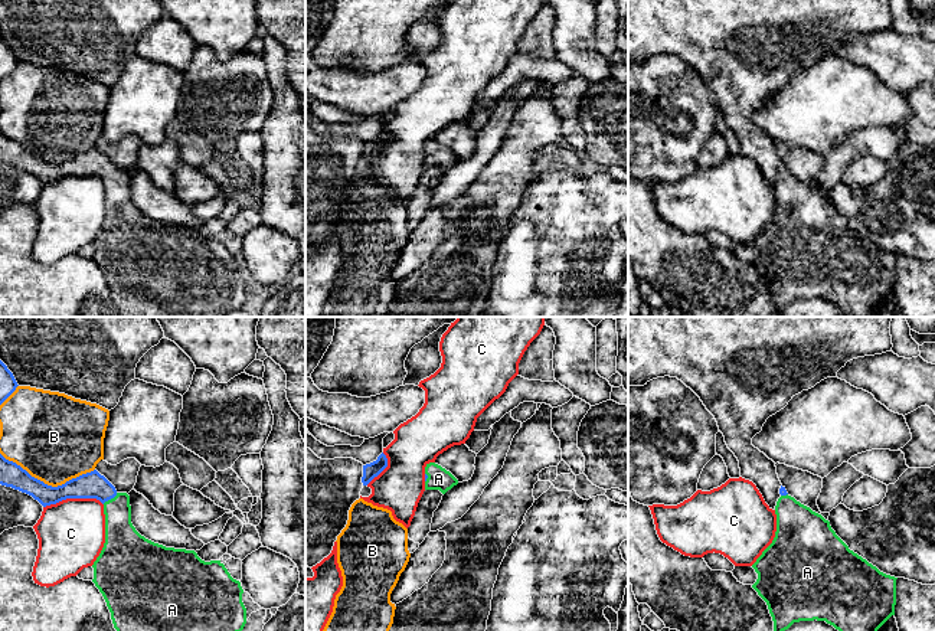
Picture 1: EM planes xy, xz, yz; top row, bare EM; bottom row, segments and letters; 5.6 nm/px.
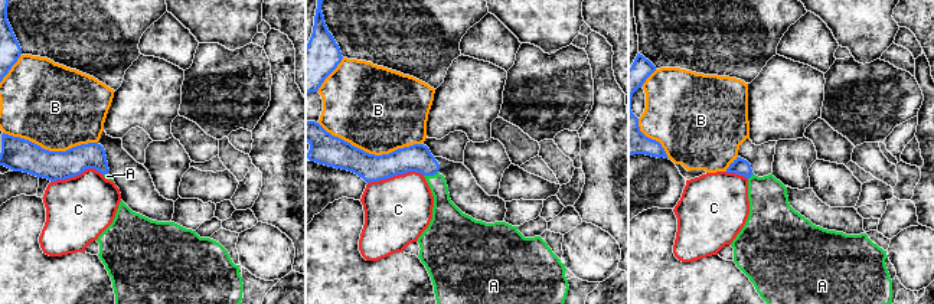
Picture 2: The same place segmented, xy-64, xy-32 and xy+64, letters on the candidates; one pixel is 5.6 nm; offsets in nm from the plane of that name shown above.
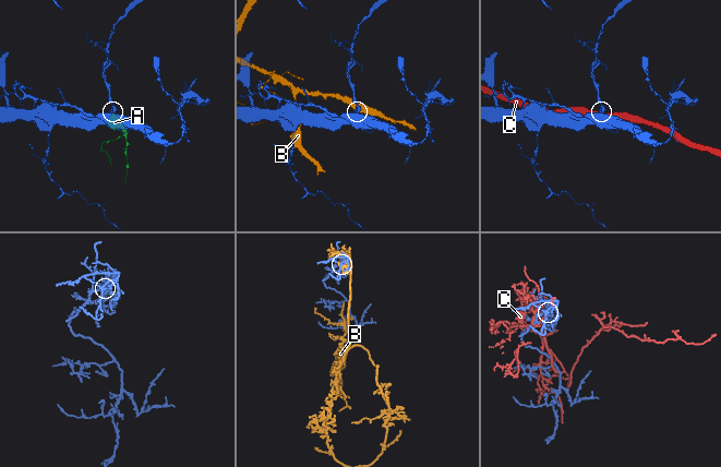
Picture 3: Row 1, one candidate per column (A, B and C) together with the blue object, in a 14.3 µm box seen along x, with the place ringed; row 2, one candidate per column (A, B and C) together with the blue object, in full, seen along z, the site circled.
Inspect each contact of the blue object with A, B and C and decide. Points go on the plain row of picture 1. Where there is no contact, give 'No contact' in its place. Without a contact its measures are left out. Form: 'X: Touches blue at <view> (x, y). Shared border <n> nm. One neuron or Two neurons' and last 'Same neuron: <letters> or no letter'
A: Touches blue at xy (110, 176). Shared border 110 nm. One neuron
B: Touches blue at xy (46, 162). Shared border 550 nm. Two neurons
C: Touches blue at xy (72, 175). Shared border 340 nm. Two neurons
Same neuron: A

